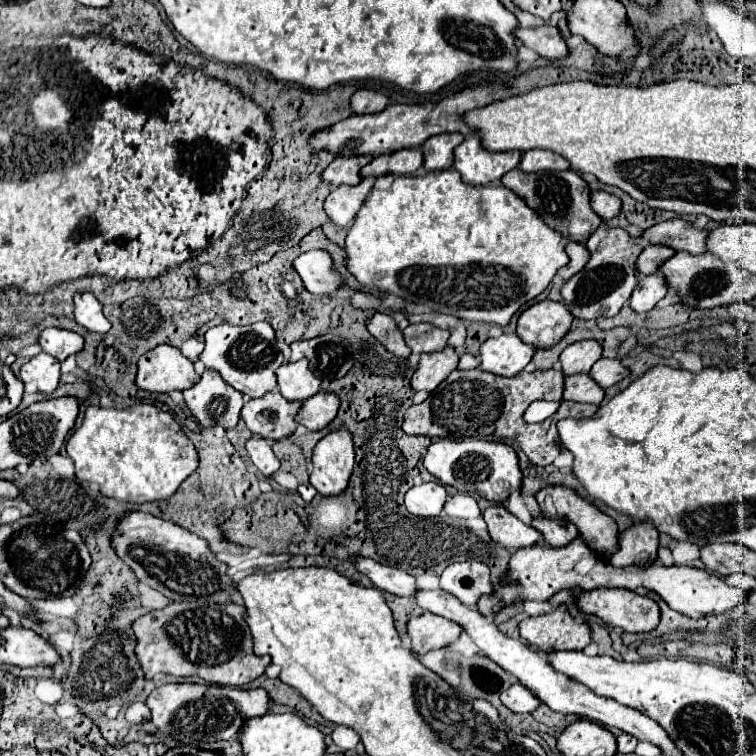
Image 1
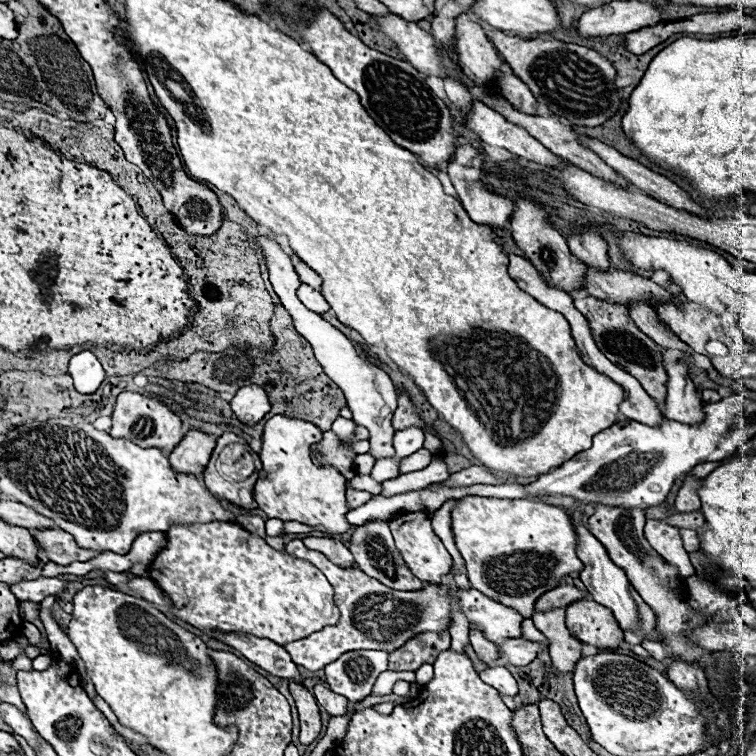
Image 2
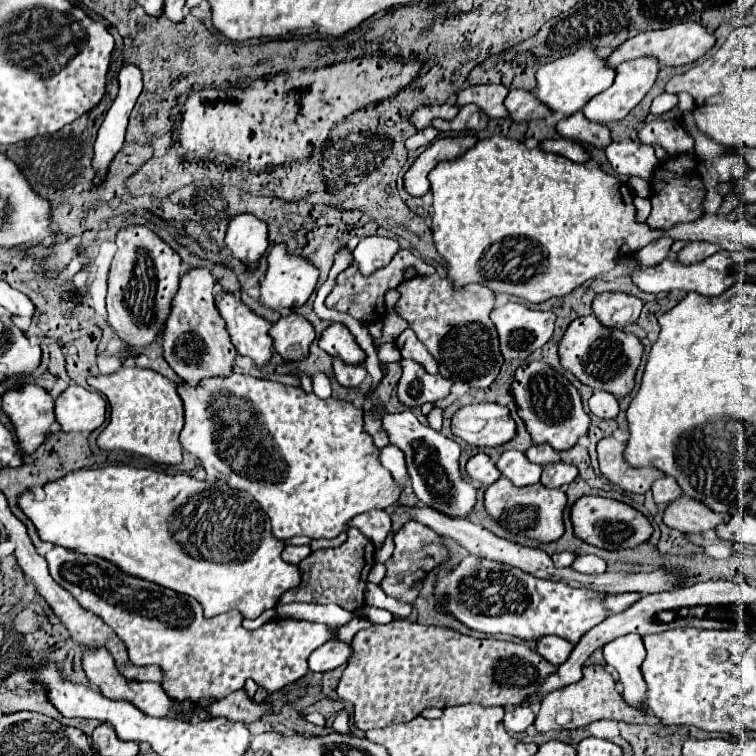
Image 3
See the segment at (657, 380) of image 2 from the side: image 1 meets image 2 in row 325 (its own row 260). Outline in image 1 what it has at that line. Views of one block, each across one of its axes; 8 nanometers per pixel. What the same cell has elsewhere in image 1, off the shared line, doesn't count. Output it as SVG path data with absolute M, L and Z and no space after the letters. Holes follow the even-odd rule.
M600 226L588 238L586 248L590 252L588 264L584 266L582 272L574 274L562 286L564 304L572 312L572 316L580 318L580 320L596 320L600 316L616 316L618 310L628 302L628 298L638 282L638 272L634 270L634 262L636 262L638 254L642 252L642 246L638 246L636 240L630 238L620 228Z

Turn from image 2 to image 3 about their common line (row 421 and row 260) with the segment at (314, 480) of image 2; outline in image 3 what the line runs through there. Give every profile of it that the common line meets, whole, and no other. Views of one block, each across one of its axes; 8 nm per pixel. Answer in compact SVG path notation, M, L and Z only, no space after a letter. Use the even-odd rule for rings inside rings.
M282 244L274 246L268 254L268 272L266 278L260 282L260 302L268 310L296 310L302 306L316 288L318 270L300 256L290 256Z

